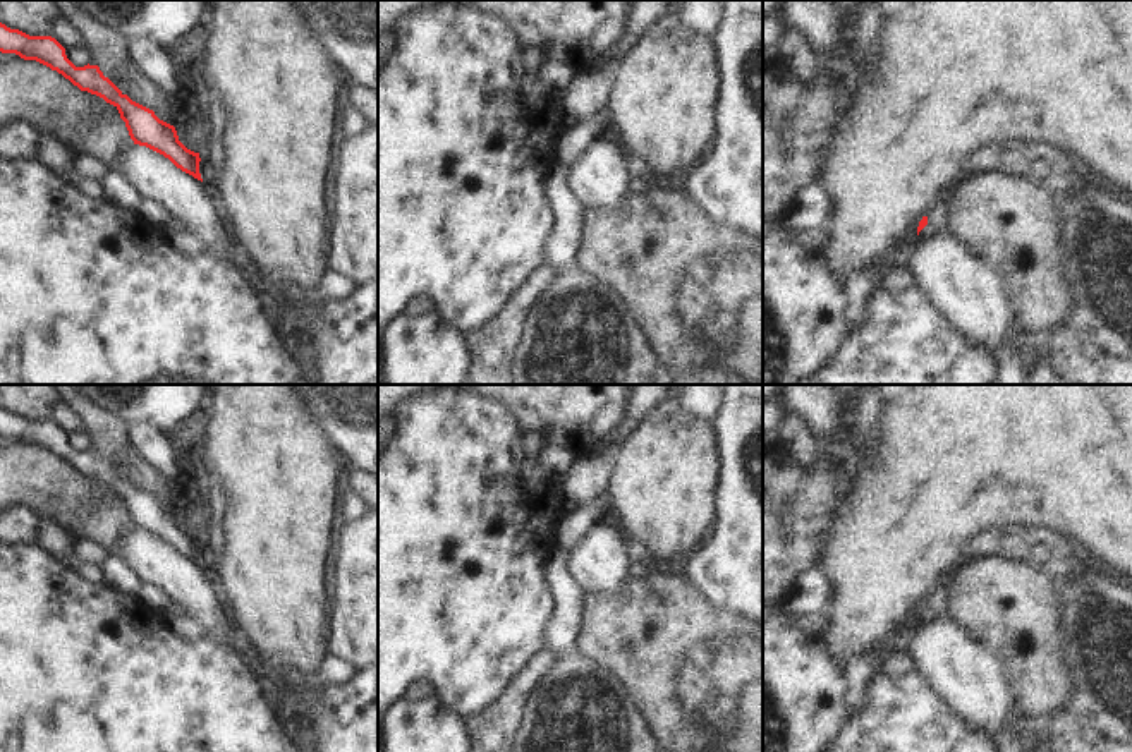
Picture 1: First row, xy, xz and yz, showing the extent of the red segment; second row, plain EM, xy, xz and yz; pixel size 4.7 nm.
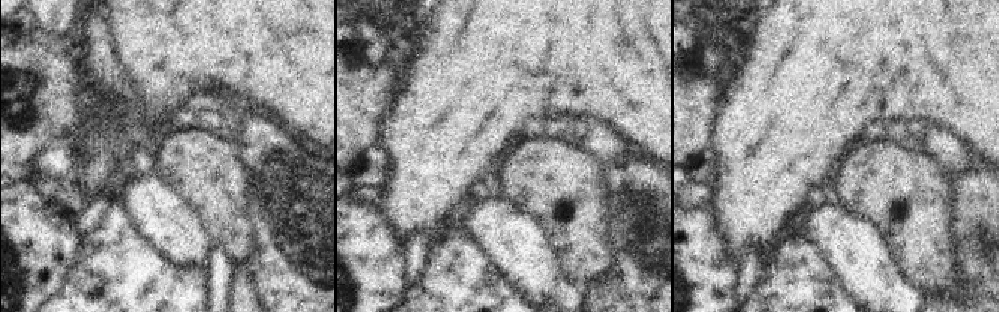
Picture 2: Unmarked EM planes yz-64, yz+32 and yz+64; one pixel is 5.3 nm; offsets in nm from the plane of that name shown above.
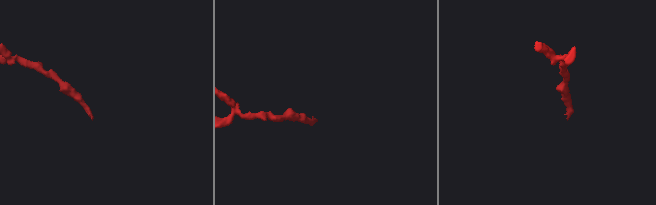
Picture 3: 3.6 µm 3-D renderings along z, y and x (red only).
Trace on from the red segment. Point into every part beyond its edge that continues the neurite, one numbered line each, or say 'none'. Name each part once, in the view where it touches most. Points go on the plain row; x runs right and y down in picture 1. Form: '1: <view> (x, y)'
1: yz (938, 603)

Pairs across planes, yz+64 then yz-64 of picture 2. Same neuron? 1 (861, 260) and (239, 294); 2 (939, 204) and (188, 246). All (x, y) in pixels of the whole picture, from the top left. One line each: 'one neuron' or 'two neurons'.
1: two neurons
2: two neurons

